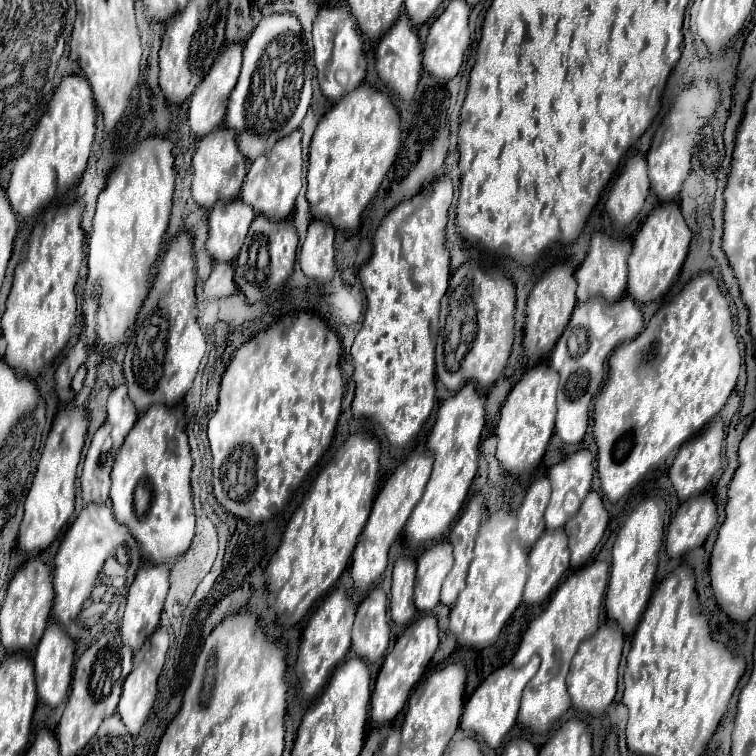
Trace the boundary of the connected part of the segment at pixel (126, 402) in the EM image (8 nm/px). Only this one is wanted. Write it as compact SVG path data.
M122 384L108 398L108 418L106 418L106 422L112 426L114 450L118 450L122 446L126 434L132 430L136 420L138 420L138 412L136 412L132 400L128 398L126 384Z

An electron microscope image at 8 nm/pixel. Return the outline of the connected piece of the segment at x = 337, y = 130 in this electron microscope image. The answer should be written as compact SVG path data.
M362 84L338 100L320 120L310 144L306 198L312 218L330 220L334 228L358 230L360 216L396 160L398 148L400 118L386 94Z

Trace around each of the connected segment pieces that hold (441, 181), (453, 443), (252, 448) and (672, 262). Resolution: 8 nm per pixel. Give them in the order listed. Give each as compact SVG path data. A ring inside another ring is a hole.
M438 178L434 184L426 186L414 198L400 202L388 216L382 220L374 234L374 252L370 260L360 268L358 276L362 280L368 308L364 316L362 330L358 332L352 344L352 364L354 364L354 382L356 382L356 396L352 400L352 414L354 418L372 418L382 426L386 438L392 446L392 454L406 450L414 436L420 432L424 422L428 420L432 406L434 406L434 350L436 350L436 336L438 336L438 314L440 314L440 298L448 290L450 280L450 252L444 246L446 240L446 222L448 222L448 208L452 202L452 182L450 178ZM408 284L416 284L416 292L412 294L420 300L420 310L388 310L390 302L404 302L404 290Z
M466 384L458 394L450 396L440 404L436 424L426 442L426 448L434 456L434 470L428 480L424 496L420 498L420 502L416 504L404 526L404 538L410 548L442 538L444 532L450 528L452 520L458 516L478 468L478 454L480 454L478 444L482 428L484 428L484 398L476 392L472 384Z
M306 312L272 324L236 350L222 376L218 408L208 422L208 438L214 456L214 496L228 512L252 522L270 520L270 508L282 506L286 494L300 486L308 470L328 450L344 396L338 360L340 340L336 332L320 318Z
M674 202L660 204L658 208L654 208L650 212L644 226L640 228L640 232L634 238L634 248L632 248L632 254L628 260L628 264L630 264L628 294L636 302L640 302L640 304L652 302L672 286L672 282L680 274L680 268L688 254L690 238L692 238L692 232L688 228L688 224L684 222L678 204L674 204Z

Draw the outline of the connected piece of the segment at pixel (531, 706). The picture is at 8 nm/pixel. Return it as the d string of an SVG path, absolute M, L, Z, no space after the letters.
M596 560L580 570L576 570L572 576L568 576L556 592L550 596L546 608L538 618L532 620L526 634L522 636L520 648L516 656L512 658L514 666L524 666L534 654L542 658L542 664L534 678L528 682L528 690L524 690L522 706L518 712L518 722L536 734L544 734L550 730L554 722L560 720L560 716L570 708L570 696L566 692L566 674L570 670L572 656L576 654L580 642L590 638L594 630L598 630L600 624L600 606L604 600L604 592L608 586L608 562Z

